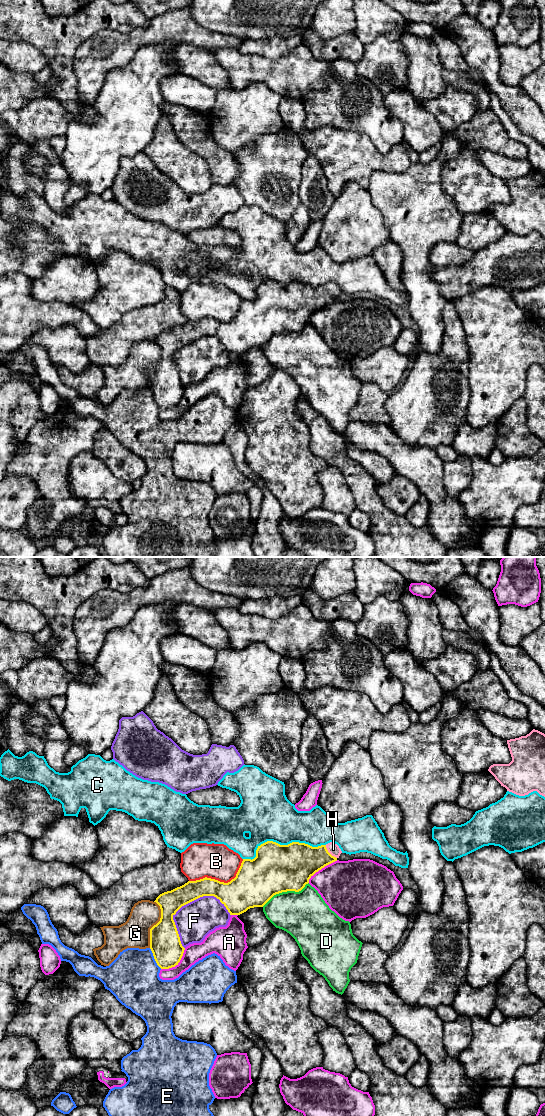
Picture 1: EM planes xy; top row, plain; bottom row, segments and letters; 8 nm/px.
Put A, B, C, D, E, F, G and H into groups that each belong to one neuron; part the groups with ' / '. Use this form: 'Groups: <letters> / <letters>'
Groups: A / B / C / D / E / F / G / H

